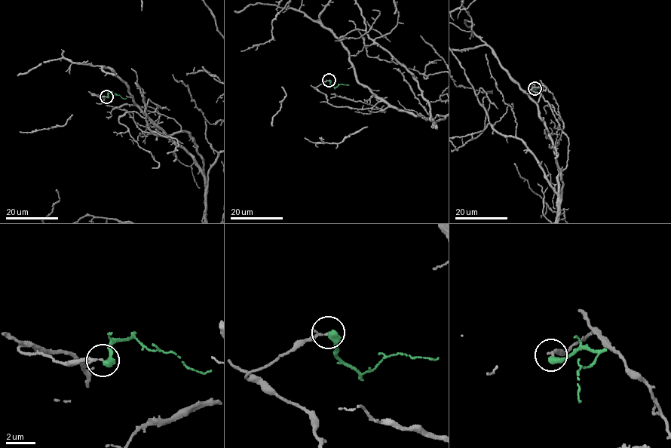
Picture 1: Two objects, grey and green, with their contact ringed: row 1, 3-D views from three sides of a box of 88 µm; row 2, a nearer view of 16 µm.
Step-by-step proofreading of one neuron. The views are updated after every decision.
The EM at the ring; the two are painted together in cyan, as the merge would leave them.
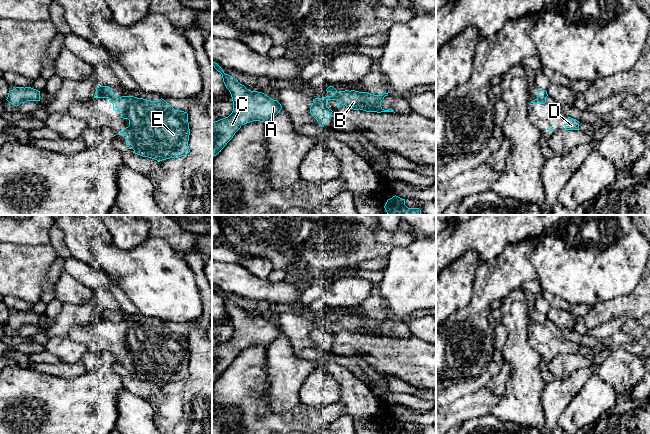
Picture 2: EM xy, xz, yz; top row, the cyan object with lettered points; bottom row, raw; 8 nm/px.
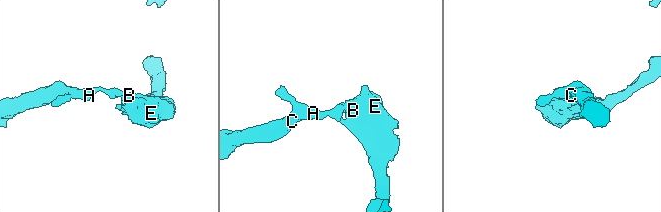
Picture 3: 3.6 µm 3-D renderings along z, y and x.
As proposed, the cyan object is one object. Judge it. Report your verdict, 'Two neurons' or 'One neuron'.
Two neurons

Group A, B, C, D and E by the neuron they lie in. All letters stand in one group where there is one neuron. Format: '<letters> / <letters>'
A C / B D E

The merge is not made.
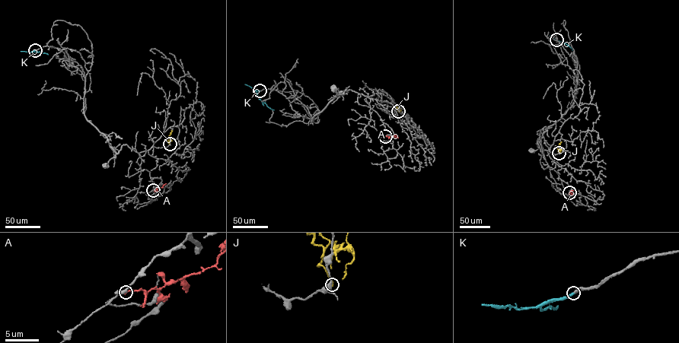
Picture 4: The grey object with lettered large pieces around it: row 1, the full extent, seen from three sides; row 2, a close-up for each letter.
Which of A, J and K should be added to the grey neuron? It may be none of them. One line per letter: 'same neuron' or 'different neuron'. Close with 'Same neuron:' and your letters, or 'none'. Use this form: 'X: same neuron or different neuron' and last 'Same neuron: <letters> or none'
A: different neuron
J: different neuron
K: same neuron
Same neuron: K

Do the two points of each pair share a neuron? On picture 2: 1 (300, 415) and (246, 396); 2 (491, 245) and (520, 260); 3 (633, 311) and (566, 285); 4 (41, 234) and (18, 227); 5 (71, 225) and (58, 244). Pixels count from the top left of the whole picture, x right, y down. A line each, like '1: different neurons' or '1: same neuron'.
1: same neuron
2: different neurons
3: different neurons
4: same neuron
5: different neurons

